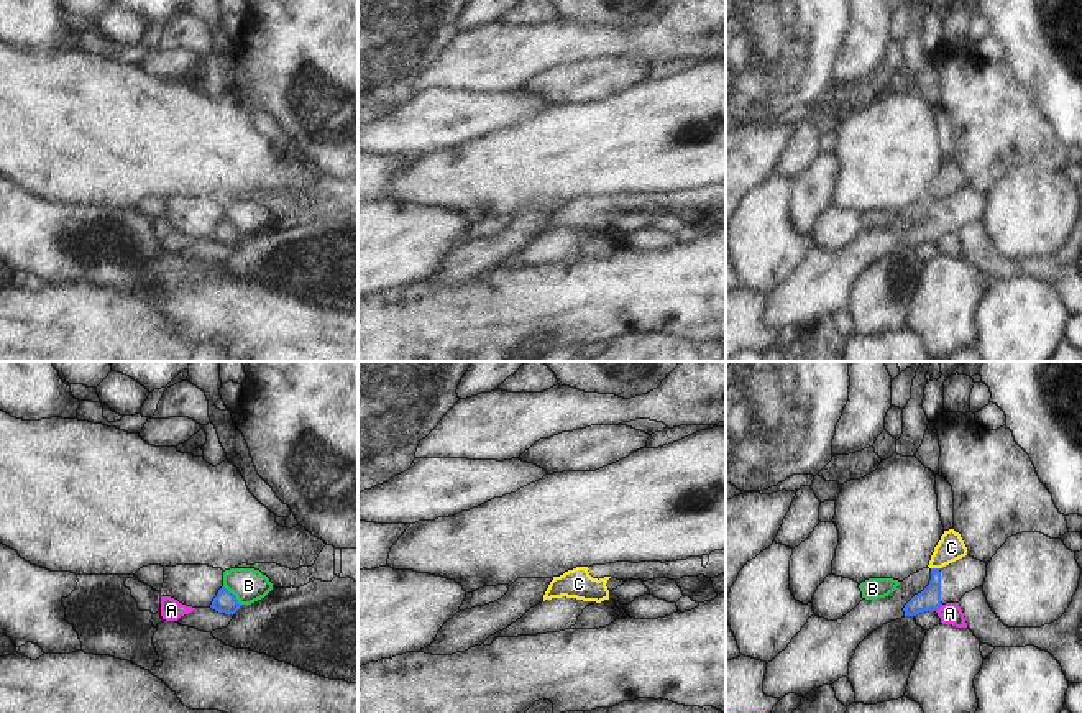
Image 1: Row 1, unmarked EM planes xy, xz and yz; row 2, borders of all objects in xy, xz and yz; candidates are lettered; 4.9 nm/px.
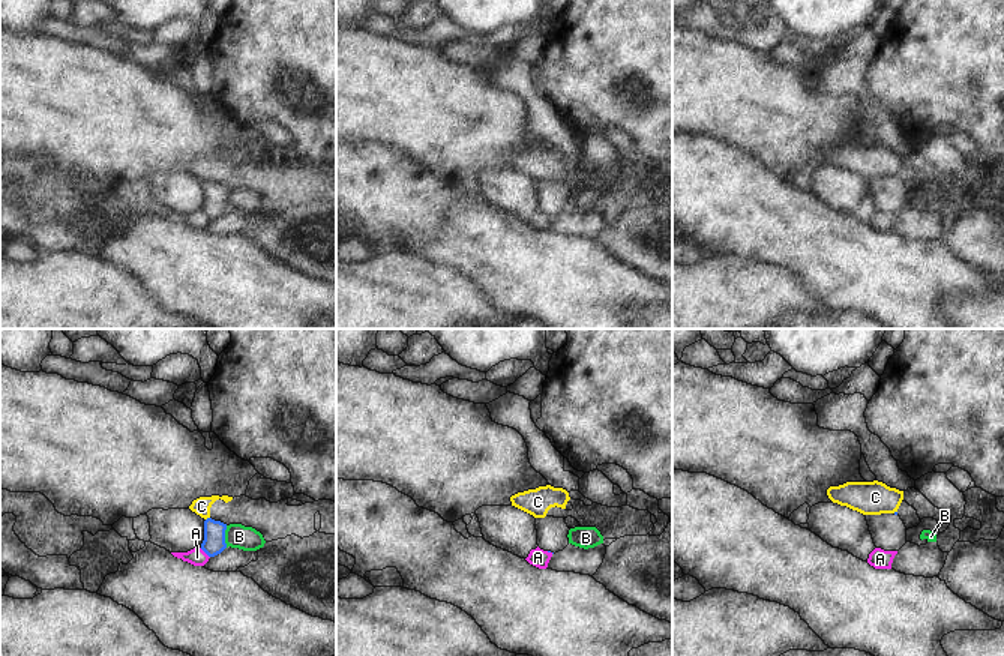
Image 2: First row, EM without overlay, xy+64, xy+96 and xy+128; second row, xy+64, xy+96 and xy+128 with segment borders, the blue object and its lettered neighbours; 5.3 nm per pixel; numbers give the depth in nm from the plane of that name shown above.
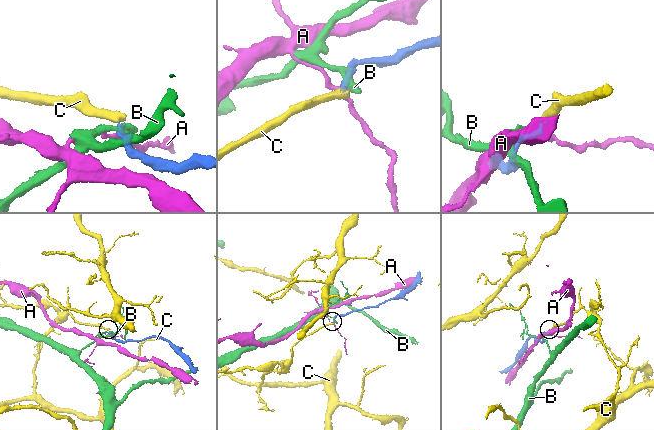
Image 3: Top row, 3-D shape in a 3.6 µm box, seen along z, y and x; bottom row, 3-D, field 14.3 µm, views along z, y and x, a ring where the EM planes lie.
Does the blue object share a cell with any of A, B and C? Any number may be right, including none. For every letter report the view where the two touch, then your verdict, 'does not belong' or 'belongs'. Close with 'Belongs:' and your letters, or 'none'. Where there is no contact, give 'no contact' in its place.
A: meets blue in yz; does not belong
B: meets blue in xy; does not belong
C: meets blue in yz; does not belong
Belongs: none

